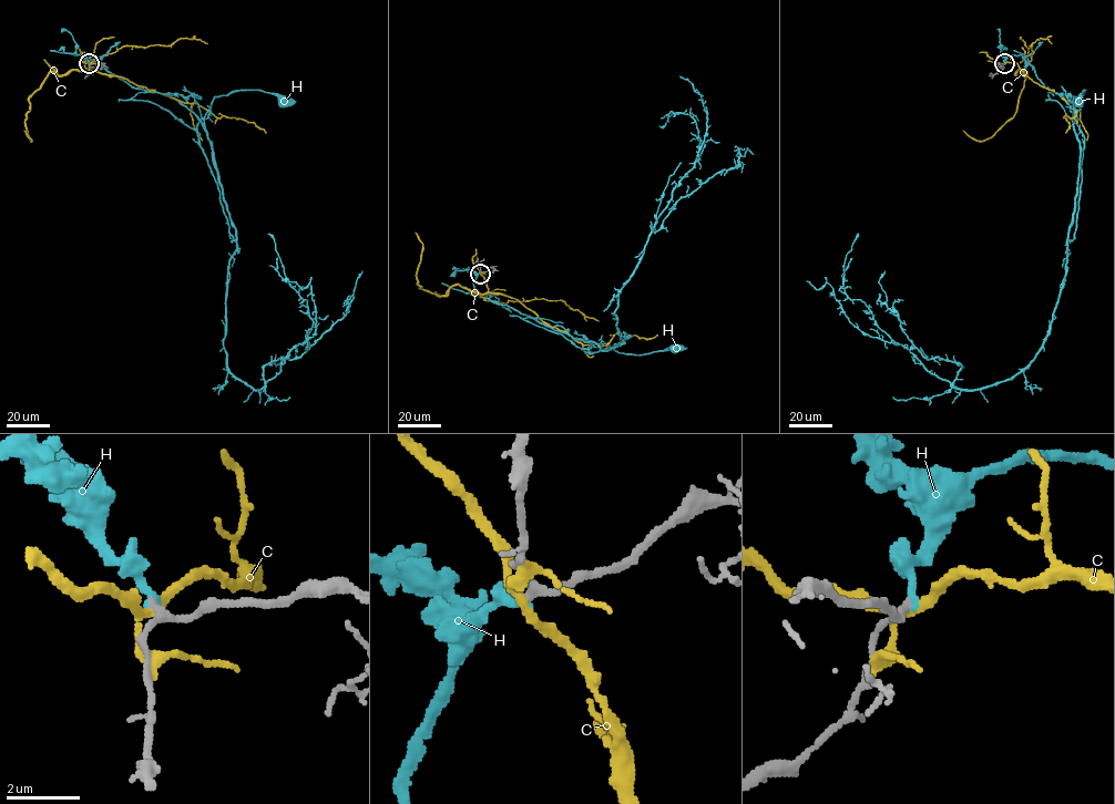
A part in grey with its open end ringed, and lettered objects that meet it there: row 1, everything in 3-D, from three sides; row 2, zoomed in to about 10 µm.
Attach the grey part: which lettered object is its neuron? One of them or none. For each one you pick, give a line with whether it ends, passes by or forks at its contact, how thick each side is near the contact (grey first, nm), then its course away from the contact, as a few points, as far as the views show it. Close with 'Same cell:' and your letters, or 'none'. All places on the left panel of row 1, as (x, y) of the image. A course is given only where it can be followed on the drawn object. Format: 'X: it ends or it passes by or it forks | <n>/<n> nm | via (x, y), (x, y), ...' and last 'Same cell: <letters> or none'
Same cell: none

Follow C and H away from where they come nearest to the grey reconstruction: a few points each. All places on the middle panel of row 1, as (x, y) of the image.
C: (480, 274), (489, 291), (518, 299), (550, 326), (585, 344), (605, 346), (615, 333), (651, 339), (657, 334)
H: (480, 274), (473, 284), (481, 296), (509, 306), (575, 339), (605, 342), (628, 354), (676, 350)

